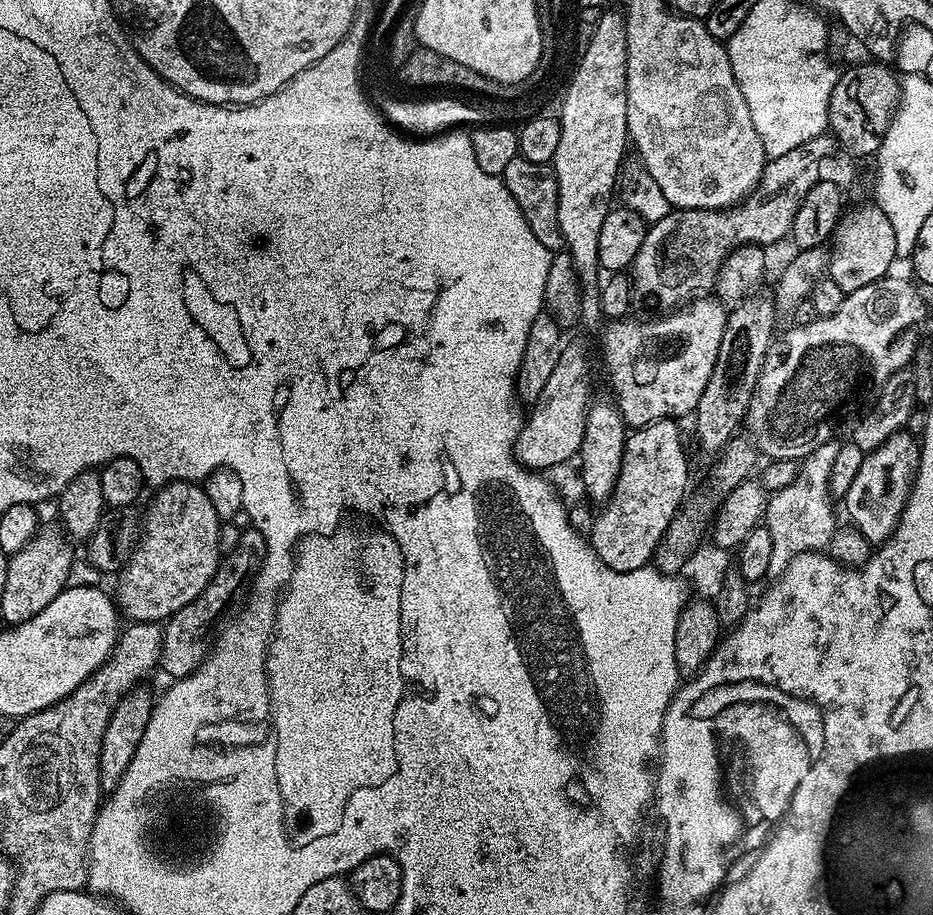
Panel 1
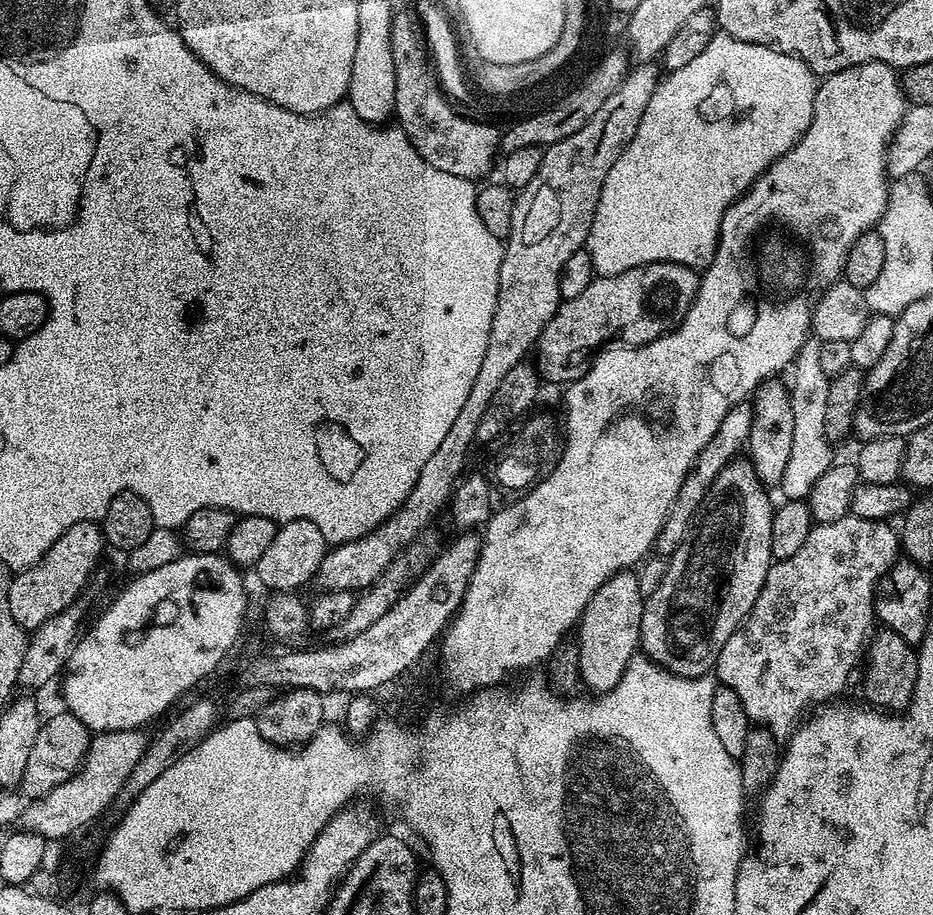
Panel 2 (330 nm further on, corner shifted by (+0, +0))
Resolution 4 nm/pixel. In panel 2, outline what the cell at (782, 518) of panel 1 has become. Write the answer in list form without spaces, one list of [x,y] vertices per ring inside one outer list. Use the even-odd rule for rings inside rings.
[[[851,514],[838,518],[834,522],[813,523],[810,534],[806,534],[806,542],[802,545],[802,550],[798,550],[798,554],[792,555],[791,558],[773,563],[772,568],[766,574],[766,582],[758,594],[758,602],[754,602],[748,619],[740,625],[740,628],[734,634],[730,634],[730,638],[722,646],[722,654],[718,654],[718,662],[714,669],[717,681],[723,687],[734,690],[734,694],[738,694],[738,698],[746,710],[749,721],[753,725],[765,728],[771,736],[776,737],[777,741],[787,741],[788,737],[796,731],[801,721],[817,706],[824,706],[835,701],[839,697],[836,695],[847,686],[848,675],[855,670],[856,663],[859,660],[861,663],[865,659],[866,649],[874,635],[872,623],[875,625],[878,620],[877,613],[874,611],[874,604],[872,608],[872,591],[875,590],[876,583],[883,576],[885,579],[891,573],[892,566],[901,553],[901,537],[898,535],[897,529],[895,527],[892,529],[890,525],[891,523],[882,520],[867,520],[861,516]]]

